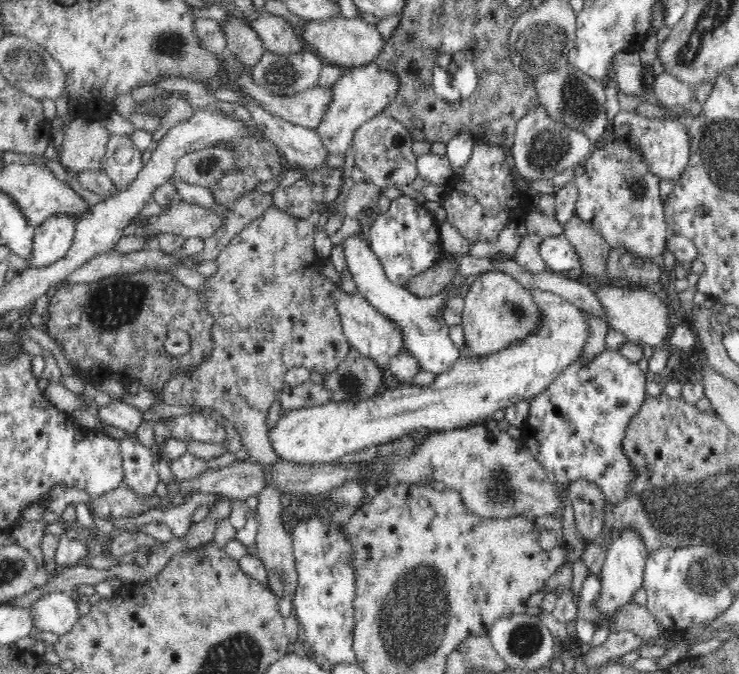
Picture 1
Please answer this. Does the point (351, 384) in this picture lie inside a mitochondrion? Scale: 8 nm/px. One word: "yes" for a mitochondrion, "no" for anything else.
yes

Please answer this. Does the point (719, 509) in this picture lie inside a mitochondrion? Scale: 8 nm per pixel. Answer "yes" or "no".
yes

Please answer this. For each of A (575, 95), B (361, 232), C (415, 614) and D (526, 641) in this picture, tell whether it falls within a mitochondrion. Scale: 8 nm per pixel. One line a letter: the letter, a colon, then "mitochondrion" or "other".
A: mitochondrion
B: other
C: mitochondrion
D: mitochondrion

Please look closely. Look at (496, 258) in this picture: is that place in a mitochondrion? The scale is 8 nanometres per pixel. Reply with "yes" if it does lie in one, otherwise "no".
no

